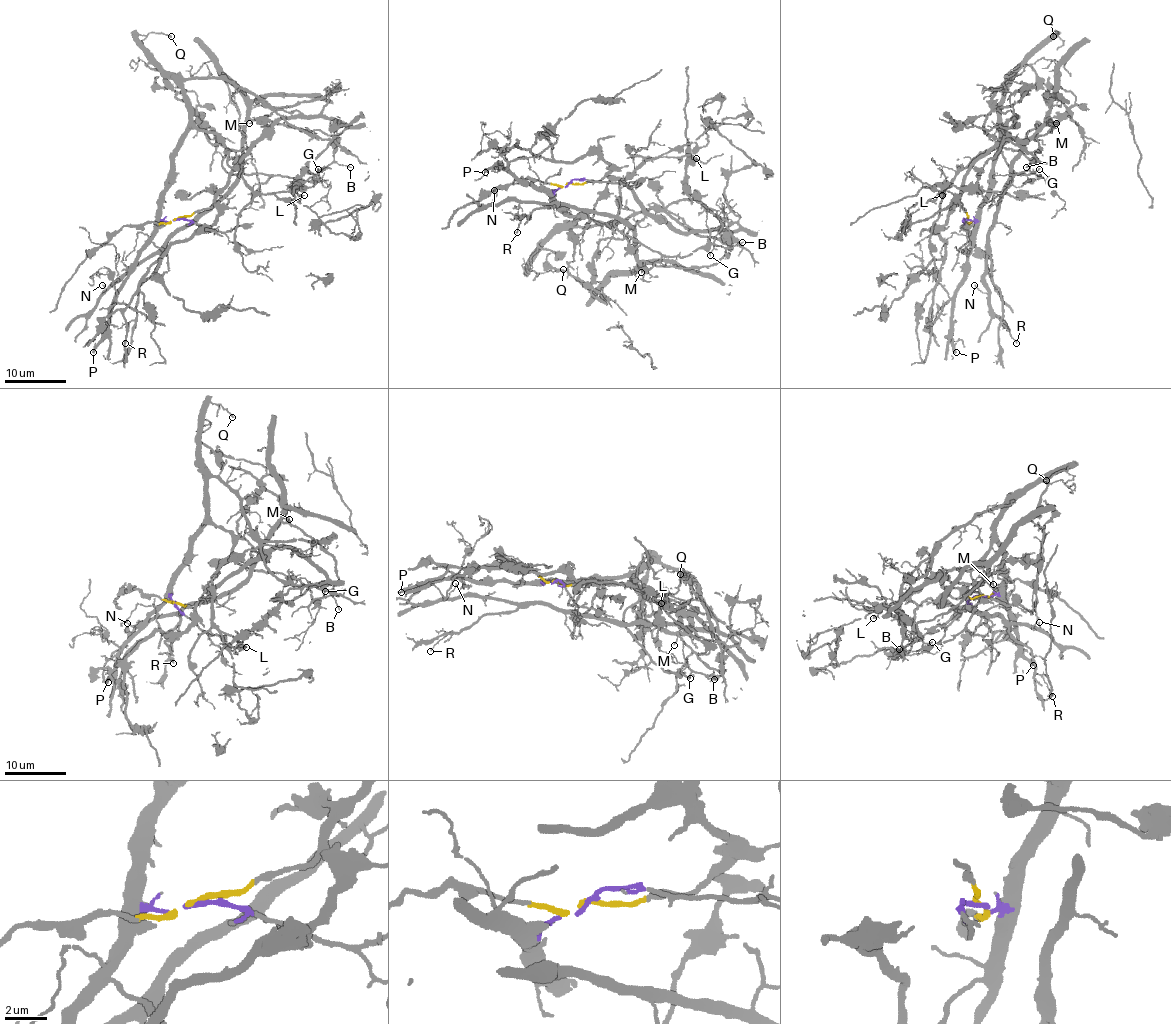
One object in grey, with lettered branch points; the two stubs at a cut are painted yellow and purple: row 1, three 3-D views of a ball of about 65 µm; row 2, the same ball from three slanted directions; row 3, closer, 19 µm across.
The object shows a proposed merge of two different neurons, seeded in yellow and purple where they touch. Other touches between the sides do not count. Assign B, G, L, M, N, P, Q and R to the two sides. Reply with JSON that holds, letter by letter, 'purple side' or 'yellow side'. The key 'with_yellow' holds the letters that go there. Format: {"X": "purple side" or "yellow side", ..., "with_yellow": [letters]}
{"B": "yellow side", "G": "yellow side", "L": "yellow side", "M": "yellow side", "N": "yellow side", "P": "purple side", "Q": "purple side", "R": "yellow side", "with_yellow": ["B", "G", "L", "M", "N", "R"]}

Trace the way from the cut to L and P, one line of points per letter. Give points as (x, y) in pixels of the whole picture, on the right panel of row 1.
L: (967, 219), (959, 204), (964, 174), (1015, 117), (1000, 150), (986, 162), (975, 184), (945, 185), (942, 195)
P: (967, 219), (973, 222), (972, 249), (967, 253), (967, 274), (953, 295), (952, 345), (956, 352)

